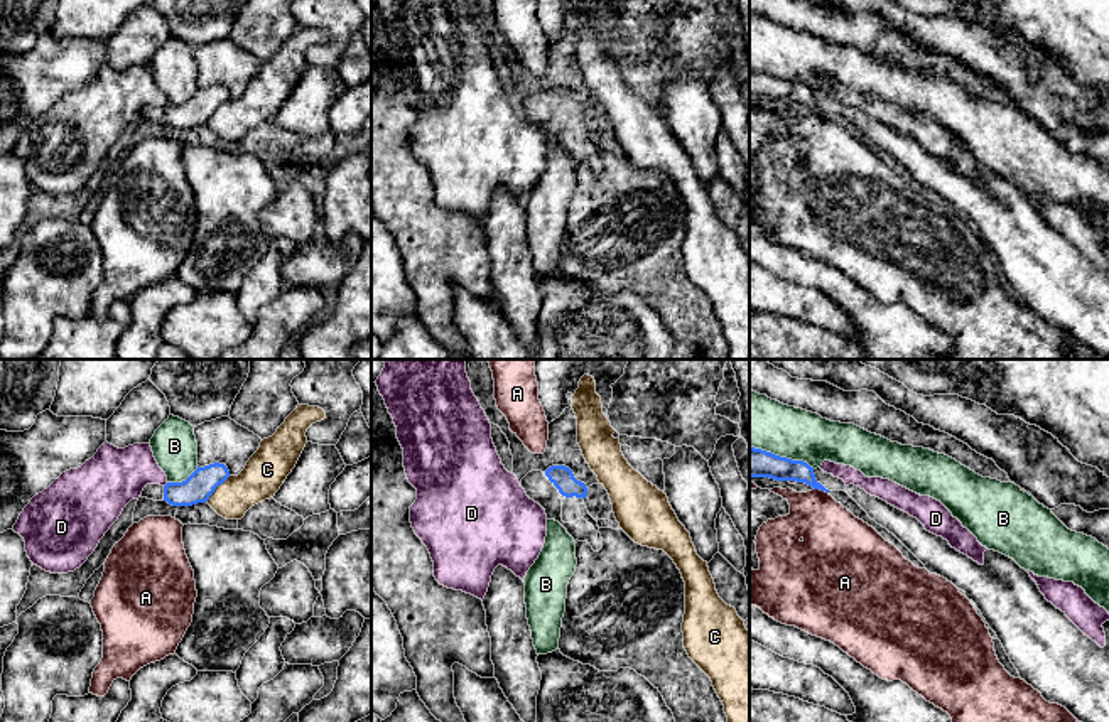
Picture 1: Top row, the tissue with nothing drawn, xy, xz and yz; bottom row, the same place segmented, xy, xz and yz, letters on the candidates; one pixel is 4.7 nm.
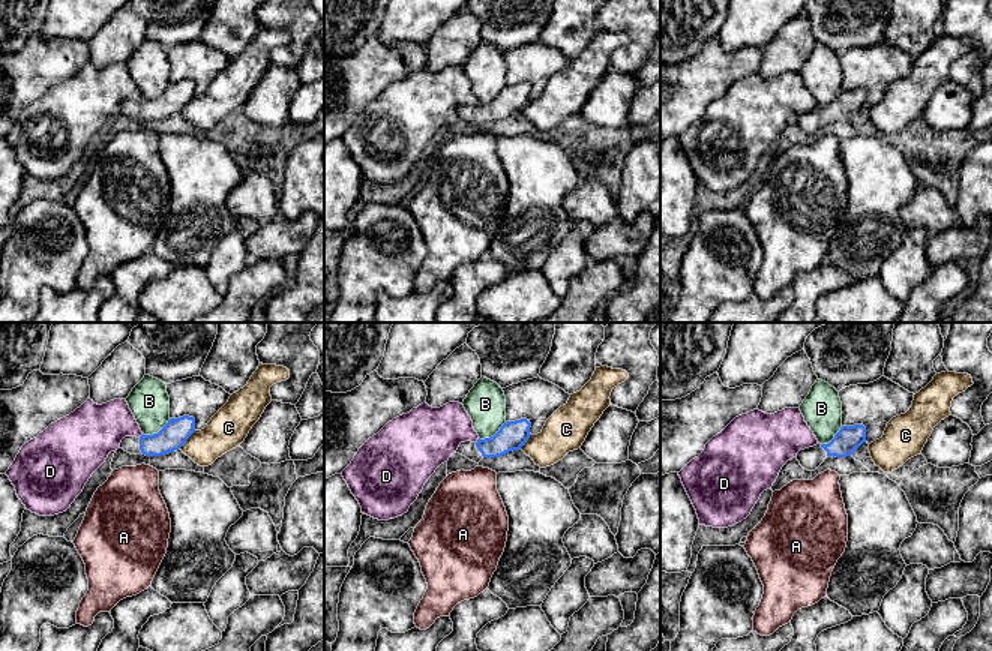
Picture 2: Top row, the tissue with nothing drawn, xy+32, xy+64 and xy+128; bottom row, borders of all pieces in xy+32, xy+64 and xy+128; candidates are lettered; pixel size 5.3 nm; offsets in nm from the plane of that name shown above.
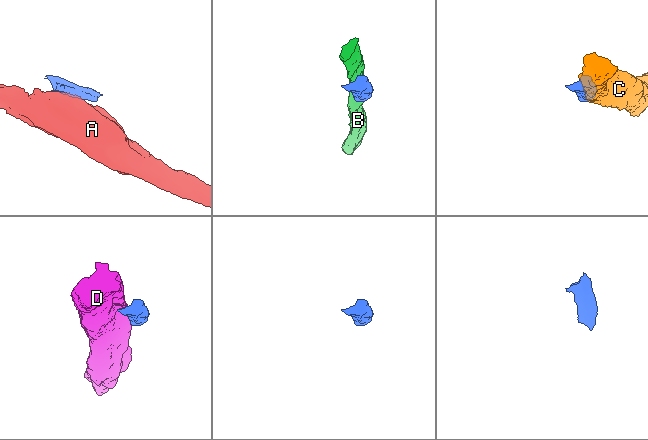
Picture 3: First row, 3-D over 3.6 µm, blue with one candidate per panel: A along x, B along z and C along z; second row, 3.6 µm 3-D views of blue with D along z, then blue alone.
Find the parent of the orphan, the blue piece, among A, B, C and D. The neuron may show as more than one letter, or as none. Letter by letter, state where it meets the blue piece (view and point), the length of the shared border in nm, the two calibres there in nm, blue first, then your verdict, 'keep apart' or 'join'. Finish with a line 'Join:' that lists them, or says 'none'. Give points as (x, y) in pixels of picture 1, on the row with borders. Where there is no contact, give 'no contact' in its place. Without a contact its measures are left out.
A: meets blue in yz at (821, 490); contact 80 nm long; 120 nm thick on the blue side, 300 nm on the other; keep apart
B: meets blue in yz at (782, 457); contact 320 nm long; 140 nm thick on the blue side, 260 nm on the other; keep apart
C: meets blue in xy at (216, 486); contact 180 nm long; 140 nm thick on the blue side, 200 nm on the other; keep apart
D: meets blue in xy at (166, 484); contact 30 nm long; 140 nm thick on the blue side, 280 nm on the other; keep apart
Join: none

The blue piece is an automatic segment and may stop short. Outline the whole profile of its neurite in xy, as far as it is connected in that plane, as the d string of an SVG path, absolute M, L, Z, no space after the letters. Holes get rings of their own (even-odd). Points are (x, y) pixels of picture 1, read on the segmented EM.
M214 462L199 467L182 482L147 484L142 498L154 501L167 501L172 506L192 506L206 503L214 489L230 477L225 464Z

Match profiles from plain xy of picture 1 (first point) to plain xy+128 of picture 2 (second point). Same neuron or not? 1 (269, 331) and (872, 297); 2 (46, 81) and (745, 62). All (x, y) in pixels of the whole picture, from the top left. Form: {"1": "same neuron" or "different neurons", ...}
{"1": "different neurons", "2": "same neuron"}

